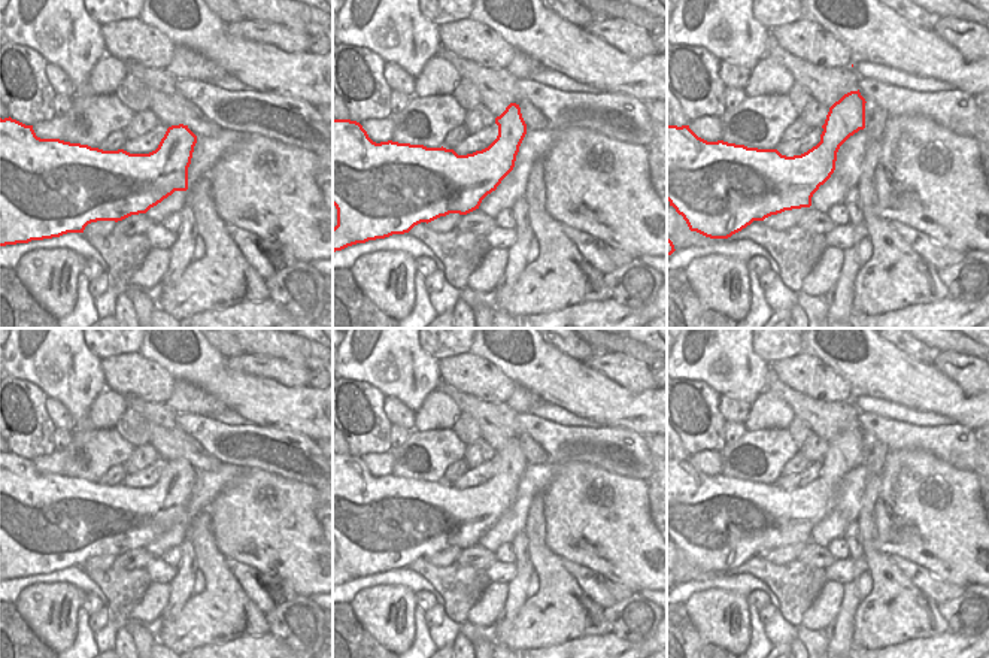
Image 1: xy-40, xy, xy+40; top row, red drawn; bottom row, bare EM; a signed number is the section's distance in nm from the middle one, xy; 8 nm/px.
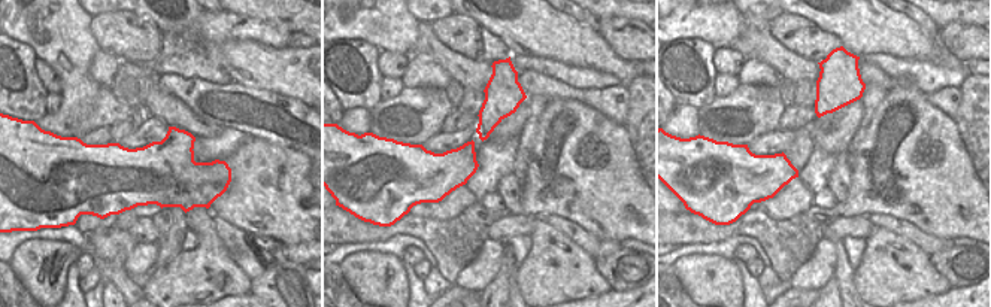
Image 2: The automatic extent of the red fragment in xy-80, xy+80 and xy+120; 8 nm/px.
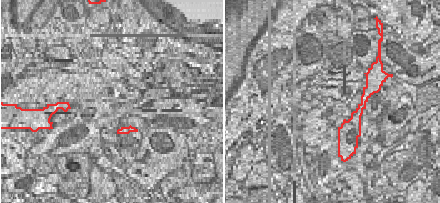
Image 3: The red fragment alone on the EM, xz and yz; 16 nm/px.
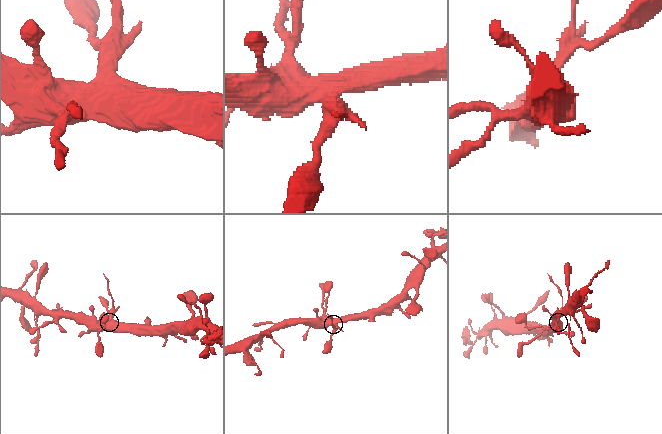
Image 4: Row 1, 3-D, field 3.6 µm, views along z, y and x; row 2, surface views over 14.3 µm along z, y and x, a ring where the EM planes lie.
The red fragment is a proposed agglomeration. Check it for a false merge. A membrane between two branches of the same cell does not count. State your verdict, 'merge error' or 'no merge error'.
merge error

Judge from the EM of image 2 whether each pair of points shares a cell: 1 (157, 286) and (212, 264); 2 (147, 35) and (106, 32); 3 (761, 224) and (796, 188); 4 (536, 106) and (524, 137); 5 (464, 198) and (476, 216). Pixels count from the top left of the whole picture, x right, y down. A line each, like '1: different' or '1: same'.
1: same
2: same
3: different
4: same
5: different

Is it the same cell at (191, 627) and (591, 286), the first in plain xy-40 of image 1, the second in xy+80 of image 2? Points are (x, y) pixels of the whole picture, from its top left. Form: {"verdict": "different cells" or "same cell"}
{"verdict": "same cell"}

